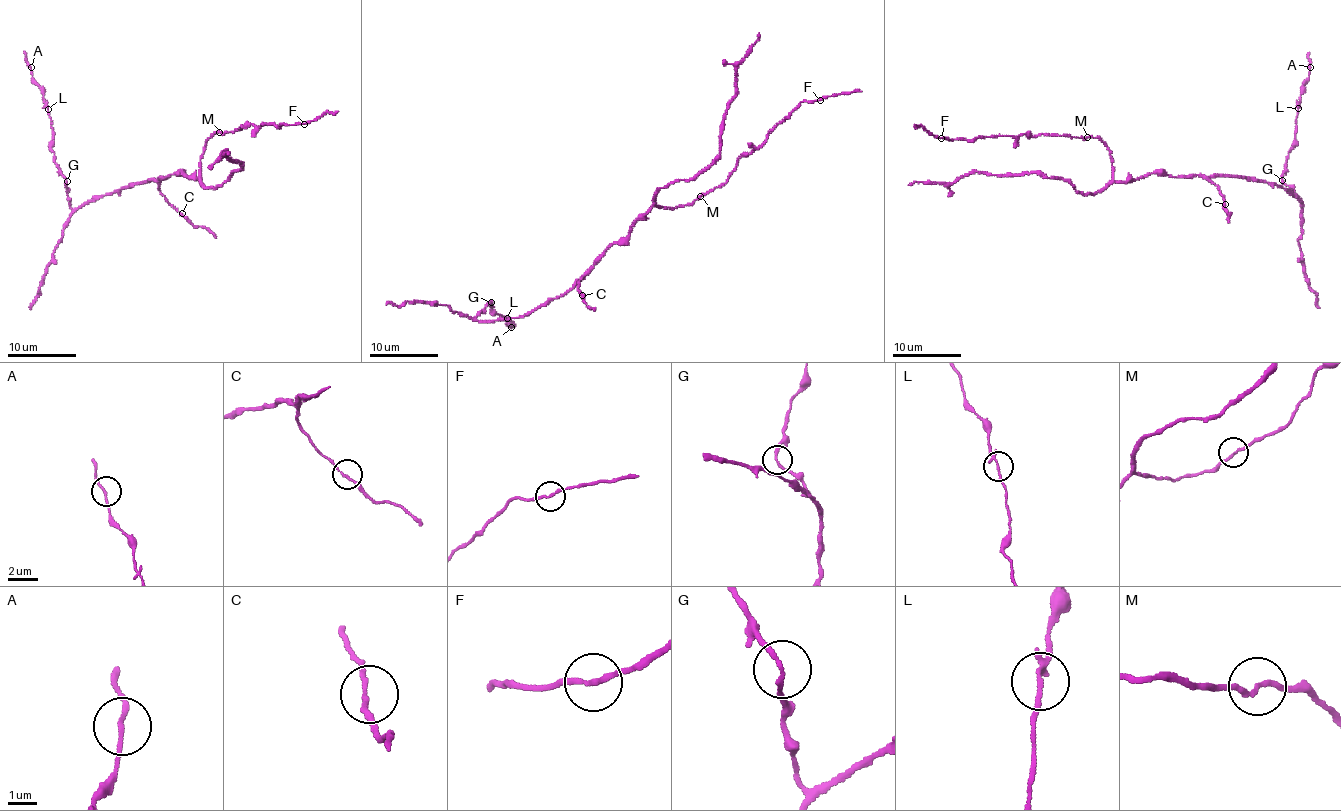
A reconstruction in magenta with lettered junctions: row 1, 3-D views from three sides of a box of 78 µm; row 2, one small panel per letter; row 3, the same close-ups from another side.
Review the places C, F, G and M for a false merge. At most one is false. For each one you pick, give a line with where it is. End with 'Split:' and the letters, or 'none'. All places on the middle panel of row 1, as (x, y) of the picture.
Split: none

